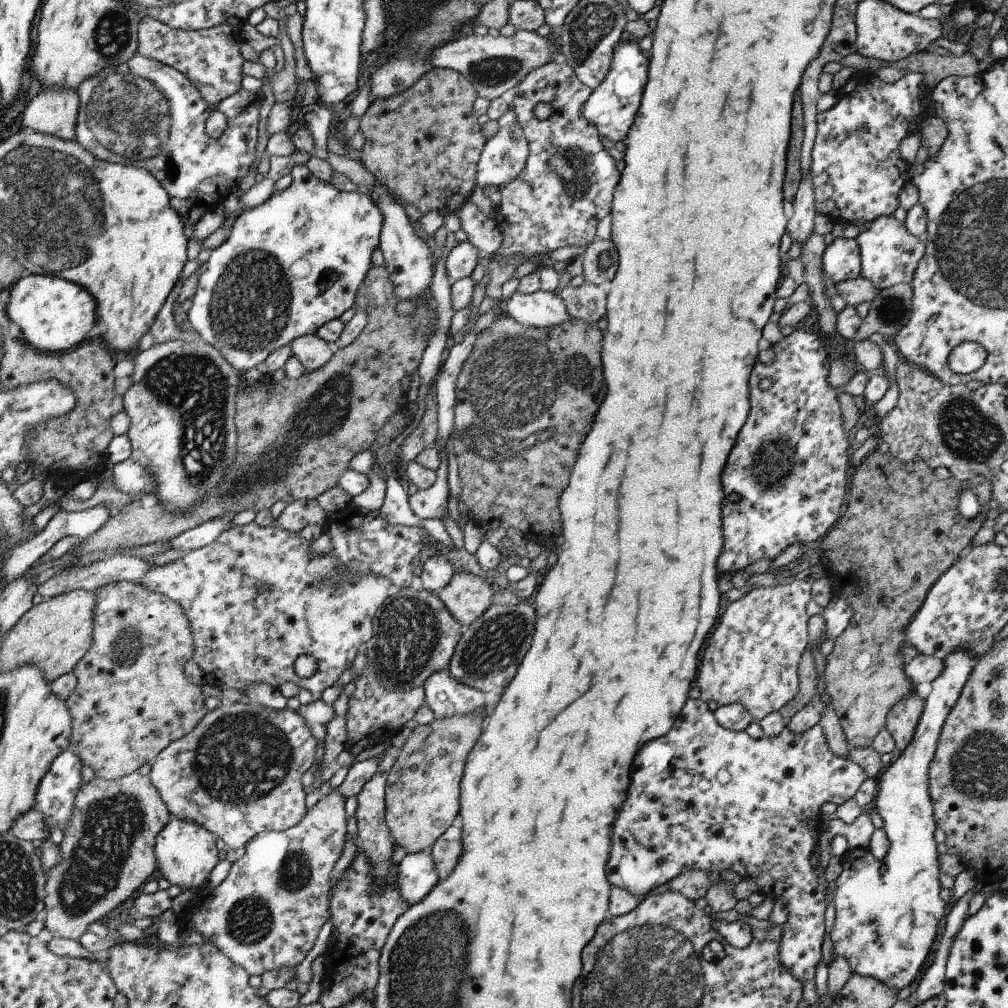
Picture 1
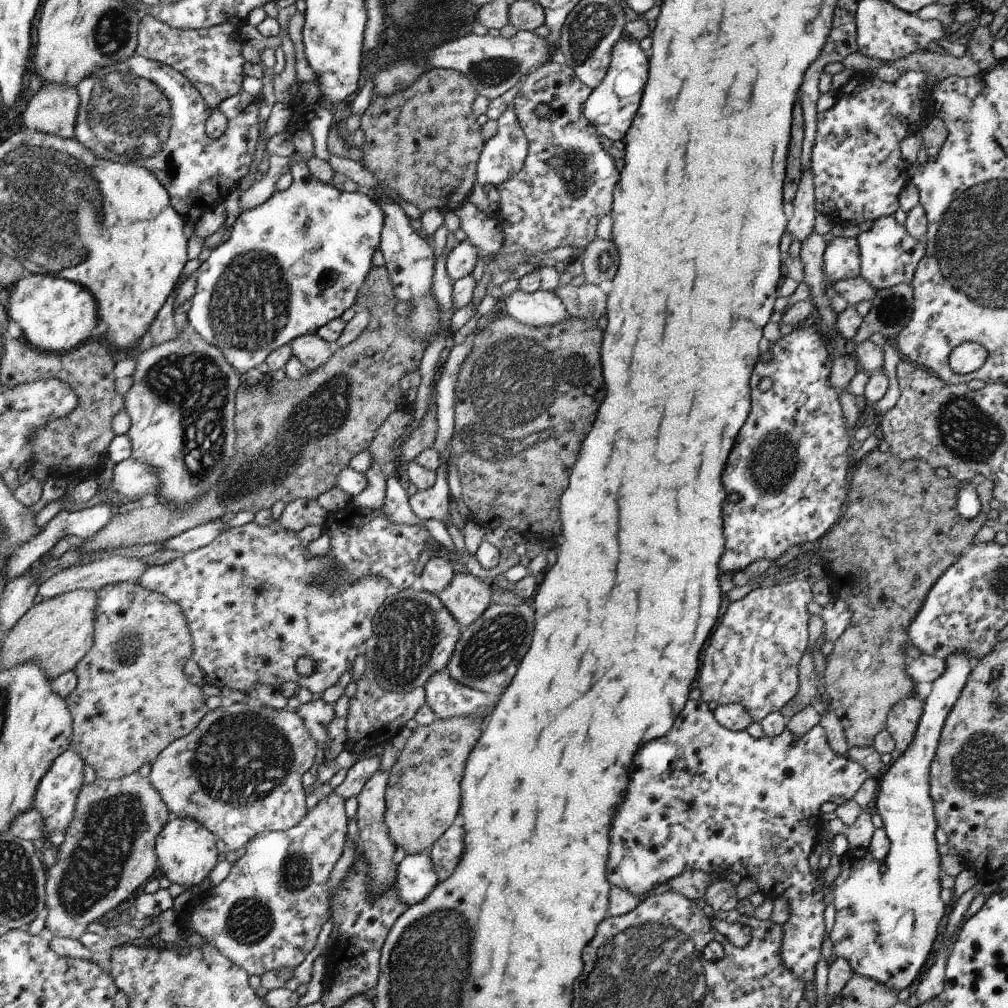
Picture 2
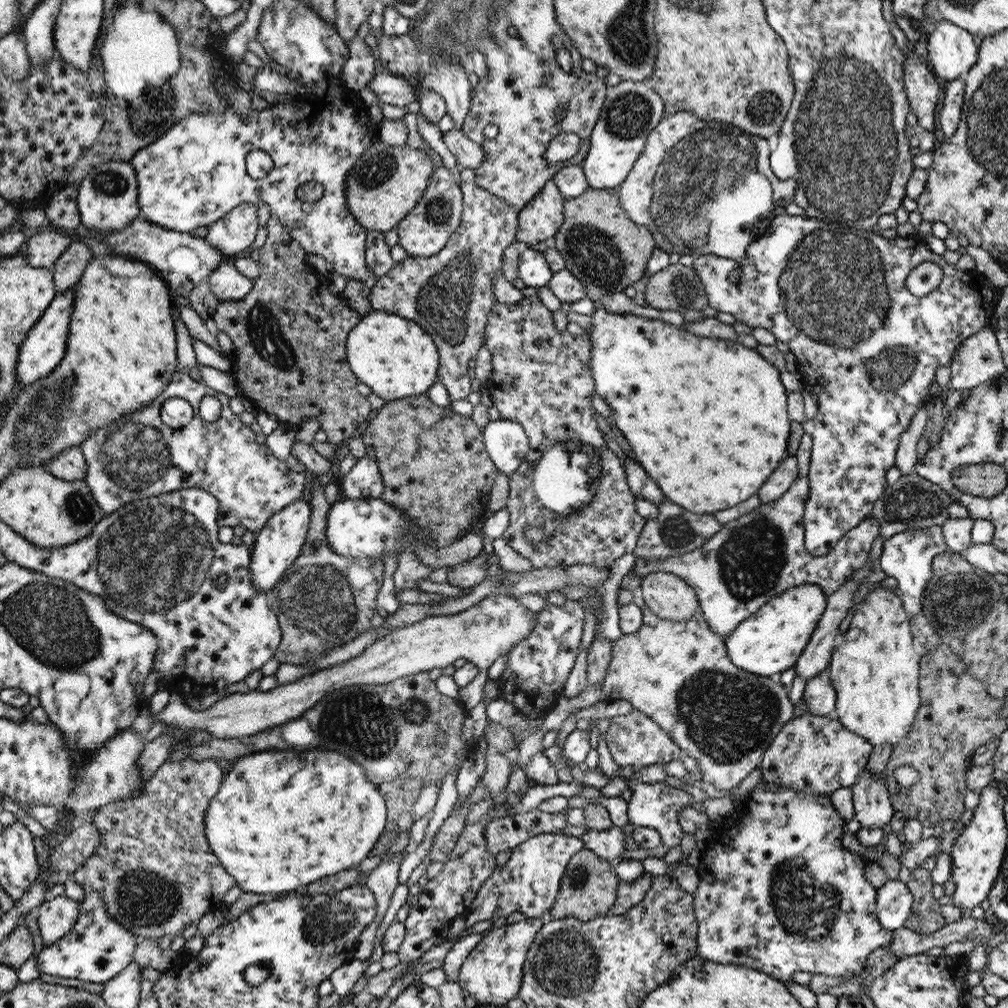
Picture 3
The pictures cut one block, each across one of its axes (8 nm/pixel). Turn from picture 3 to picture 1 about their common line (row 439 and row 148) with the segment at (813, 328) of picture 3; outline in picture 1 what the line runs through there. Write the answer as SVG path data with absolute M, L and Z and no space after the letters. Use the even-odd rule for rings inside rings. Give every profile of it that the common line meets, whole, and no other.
M908 71L906 76L902 76L898 82L888 84L880 80L875 74L863 75L862 79L852 82L851 86L839 94L839 100L836 106L830 110L818 113L817 116L817 135L811 152L812 164L810 164L812 184L814 185L814 202L818 214L828 216L834 223L852 223L857 227L863 226L867 222L876 220L878 216L890 216L899 207L899 194L908 180L908 169L910 164L907 163L900 154L900 143L910 132L916 132L922 127L923 119L932 113L929 100L929 88L924 84L924 74L922 72Z

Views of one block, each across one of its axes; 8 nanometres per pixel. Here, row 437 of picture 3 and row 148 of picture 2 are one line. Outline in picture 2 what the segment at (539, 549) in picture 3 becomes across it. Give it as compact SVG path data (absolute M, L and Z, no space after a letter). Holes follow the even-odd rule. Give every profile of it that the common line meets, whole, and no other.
M553 61L532 70L519 83L519 87L512 103L516 118L528 141L528 158L520 174L501 187L497 187L500 190L497 217L504 234L501 251L512 254L524 250L534 254L534 252L548 252L560 247L585 249L597 238L598 222L604 216L611 214L613 192L621 173L615 166L614 158L602 147L598 130L584 116L584 103L593 89L578 80L568 64L558 64ZM540 104L550 106L550 112L544 118L536 114Z

